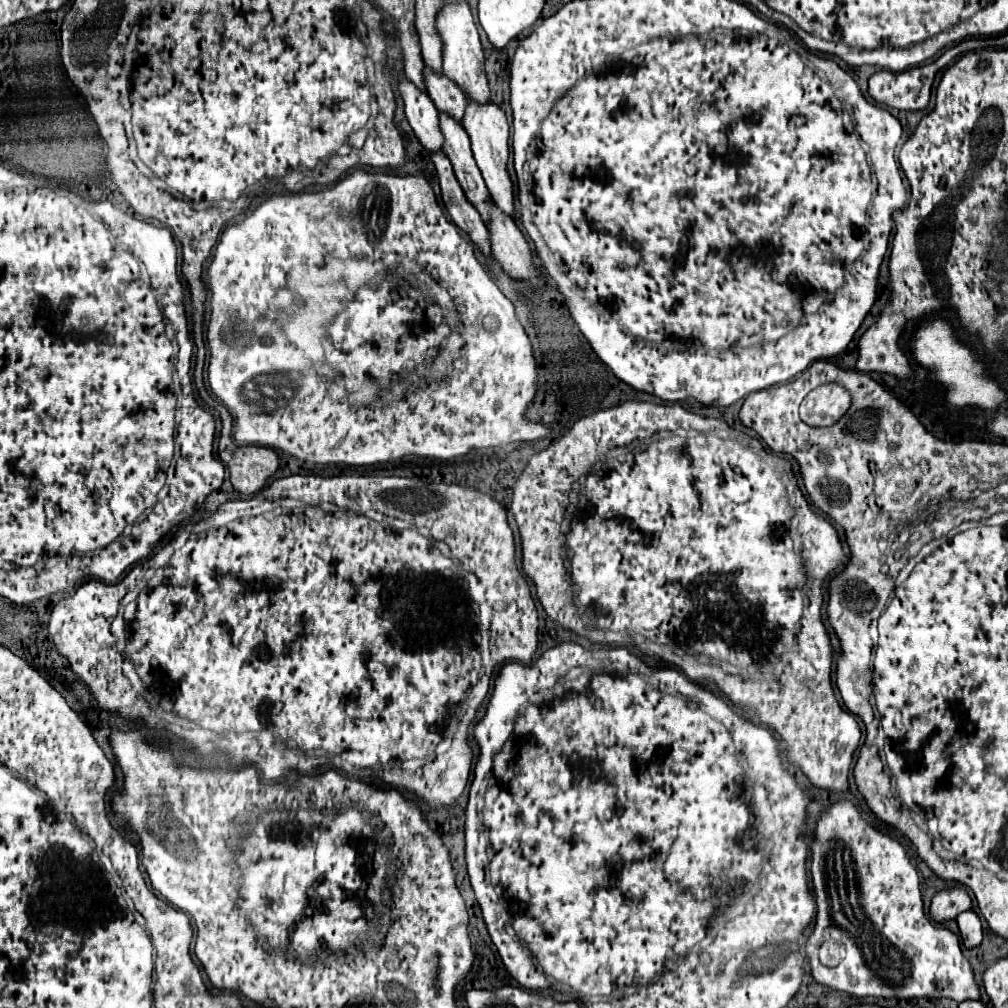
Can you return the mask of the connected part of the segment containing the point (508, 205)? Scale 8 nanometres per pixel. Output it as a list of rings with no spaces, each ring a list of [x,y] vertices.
[[[467,100],[467,110],[465,110],[465,118],[463,118],[463,128],[467,130],[469,138],[471,138],[471,148],[473,148],[473,156],[475,162],[487,182],[487,188],[493,196],[493,202],[497,202],[497,206],[503,210],[503,214],[507,216],[515,216],[515,204],[513,204],[513,182],[509,178],[507,172],[507,160],[509,160],[509,124],[507,124],[507,116],[505,112],[495,106],[495,104],[485,104],[479,106],[471,100]]]

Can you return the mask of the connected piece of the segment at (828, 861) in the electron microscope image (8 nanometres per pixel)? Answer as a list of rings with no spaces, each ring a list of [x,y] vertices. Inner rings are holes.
[[[851,802],[831,804],[831,808],[825,810],[817,822],[811,870],[817,896],[817,922],[807,940],[807,956],[815,982],[861,998],[875,996],[907,1000],[921,996],[947,996],[957,1002],[981,998],[973,968],[961,952],[959,938],[925,918],[919,876],[906,850],[899,842],[871,828]],[[825,940],[835,940],[845,946],[845,956],[837,966],[825,966],[819,960],[819,948]]]

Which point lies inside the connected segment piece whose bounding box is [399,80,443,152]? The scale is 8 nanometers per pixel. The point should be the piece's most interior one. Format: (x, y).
(422, 115)

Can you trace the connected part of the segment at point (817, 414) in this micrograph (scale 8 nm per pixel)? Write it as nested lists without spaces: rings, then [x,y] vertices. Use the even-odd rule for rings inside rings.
[[[825,384],[811,390],[801,402],[801,420],[809,426],[833,426],[843,414],[847,414],[851,404],[849,392],[843,384]]]

